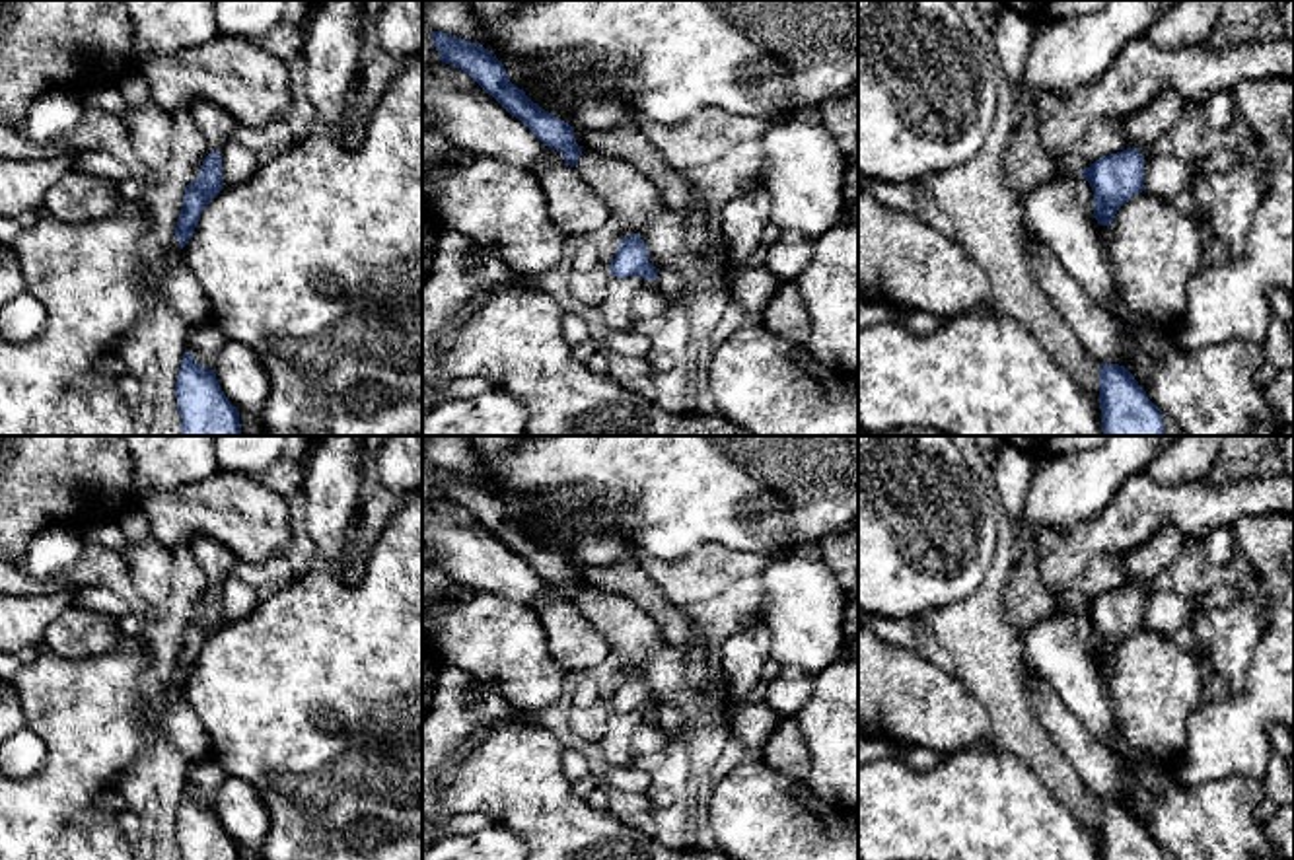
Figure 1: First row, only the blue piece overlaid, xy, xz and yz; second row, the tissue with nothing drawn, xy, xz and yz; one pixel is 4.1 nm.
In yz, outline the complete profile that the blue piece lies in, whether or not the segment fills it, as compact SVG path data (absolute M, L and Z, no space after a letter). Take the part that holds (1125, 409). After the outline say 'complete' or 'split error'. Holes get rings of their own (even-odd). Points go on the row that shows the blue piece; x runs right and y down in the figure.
M1099 364L1103 436L1166 436L1164 414L1134 376L1119 364Z; complete

